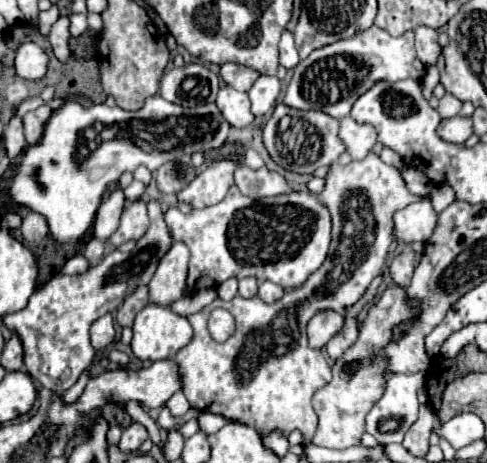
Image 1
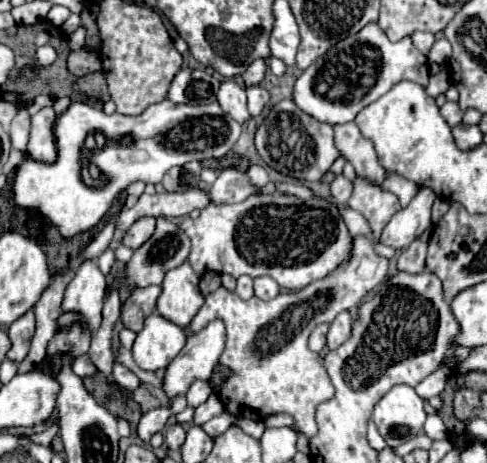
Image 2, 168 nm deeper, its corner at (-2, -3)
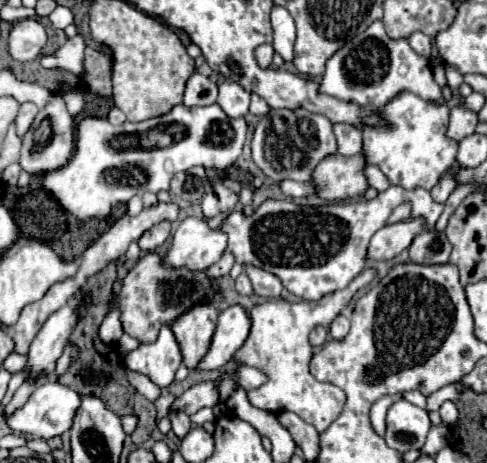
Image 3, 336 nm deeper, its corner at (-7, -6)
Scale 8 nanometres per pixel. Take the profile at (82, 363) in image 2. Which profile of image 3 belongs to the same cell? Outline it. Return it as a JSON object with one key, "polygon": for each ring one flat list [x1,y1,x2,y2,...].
{"polygon":[[46,382,46,384,38,386,30,394,28,402,20,410,16,410,12,416,8,416,6,422,16,432,32,434,34,438,42,438,42,440,50,440,54,436,62,436,64,432,68,432,72,428,74,414,78,408,80,408,80,396,72,388,62,386,58,382]]}

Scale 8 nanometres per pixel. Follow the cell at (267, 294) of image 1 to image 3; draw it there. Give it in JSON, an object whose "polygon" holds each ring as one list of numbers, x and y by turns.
{"polygon":[[244,266,244,272,248,274,252,286,254,286,254,292,258,296,272,296,272,298,278,298,280,292,282,292,282,282,278,280,278,276,262,270,262,268,256,268,256,266]]}

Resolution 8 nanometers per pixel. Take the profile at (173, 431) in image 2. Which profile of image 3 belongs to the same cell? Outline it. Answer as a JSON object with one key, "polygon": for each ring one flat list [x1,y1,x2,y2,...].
{"polygon":[[174,410,170,414,170,422,172,422,172,430,174,430,174,434,178,438,184,438,188,434,188,430,190,430,190,424,192,424,190,416,184,410]]}

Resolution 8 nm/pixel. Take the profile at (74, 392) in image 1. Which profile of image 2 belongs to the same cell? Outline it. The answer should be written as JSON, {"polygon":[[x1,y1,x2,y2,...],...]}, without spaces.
{"polygon":[[57,419,53,425,49,425,41,435,31,435,31,441,35,441,35,443,47,447,47,445,51,445,53,437,57,435,57,431,59,431,59,419]]}

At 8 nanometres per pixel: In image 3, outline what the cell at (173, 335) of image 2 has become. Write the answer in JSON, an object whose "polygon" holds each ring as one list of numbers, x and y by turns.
{"polygon":[[170,326,160,328,156,342,140,344,134,352,126,354,126,368,144,374,160,388,166,388,174,382,174,372,180,364,180,346]]}

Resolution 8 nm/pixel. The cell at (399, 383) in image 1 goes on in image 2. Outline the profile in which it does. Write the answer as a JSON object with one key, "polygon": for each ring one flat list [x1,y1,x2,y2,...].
{"polygon":[[395,385,375,405,373,421,389,447,401,445,423,431,425,423,423,399,411,385]]}

